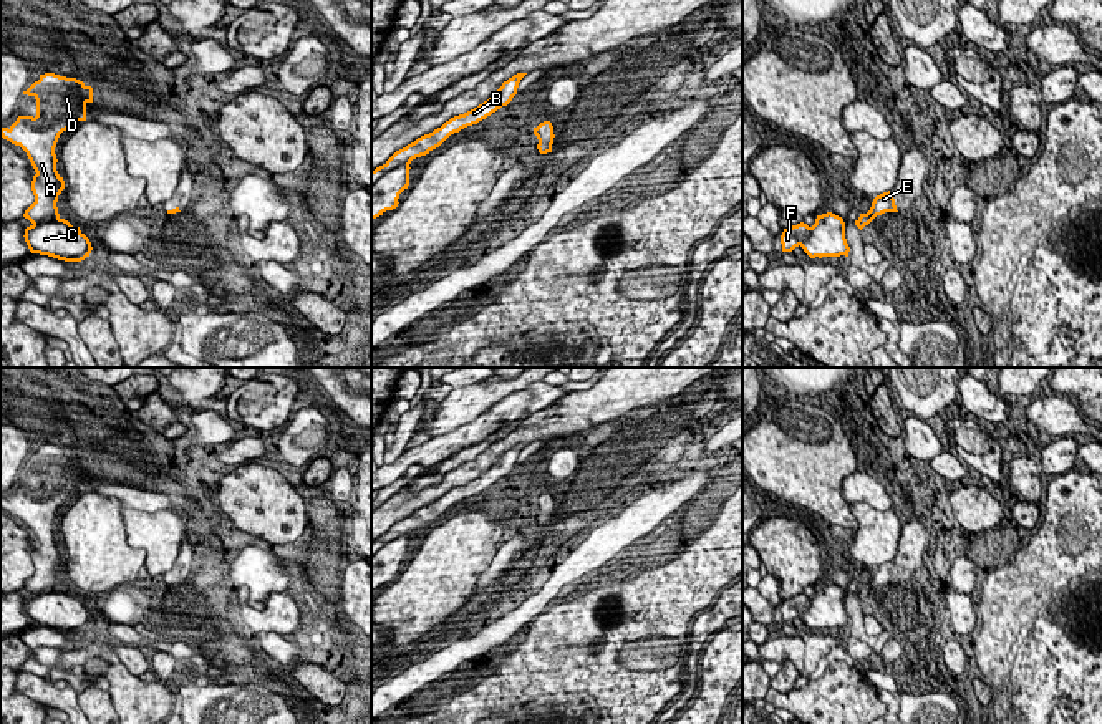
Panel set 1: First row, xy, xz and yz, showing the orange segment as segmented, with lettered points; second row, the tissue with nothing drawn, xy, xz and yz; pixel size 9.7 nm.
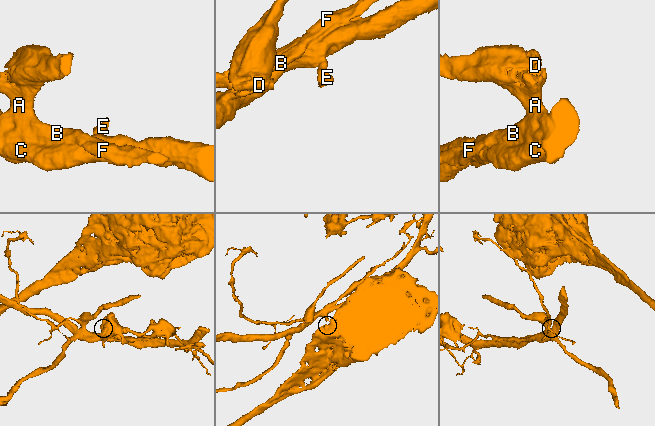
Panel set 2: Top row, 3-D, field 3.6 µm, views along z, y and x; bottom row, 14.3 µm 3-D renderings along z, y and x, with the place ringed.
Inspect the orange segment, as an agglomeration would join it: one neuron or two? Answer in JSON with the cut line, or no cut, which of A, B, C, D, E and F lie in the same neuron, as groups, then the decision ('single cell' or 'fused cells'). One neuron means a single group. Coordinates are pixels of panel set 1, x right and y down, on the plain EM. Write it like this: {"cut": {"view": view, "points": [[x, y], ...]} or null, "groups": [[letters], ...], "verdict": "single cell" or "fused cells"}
{"cut": null, "groups": [["A", "B", "C", "D", "E", "F"]], "verdict": "single cell"}

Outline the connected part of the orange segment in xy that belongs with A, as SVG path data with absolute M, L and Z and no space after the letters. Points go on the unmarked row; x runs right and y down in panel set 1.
M45 444L23 466L36 471L36 487L18 487L10 499L0 495L0 507L20 517L36 543L31 552L35 573L23 585L31 593L25 600L25 613L31 625L81 633L93 618L80 598L58 585L56 573L65 552L56 542L55 519L73 492L86 492L93 459L76 449Z

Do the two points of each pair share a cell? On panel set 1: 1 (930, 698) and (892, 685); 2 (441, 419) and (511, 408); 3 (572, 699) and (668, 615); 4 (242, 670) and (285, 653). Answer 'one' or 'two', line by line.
1: one
2: two
3: one
4: two

